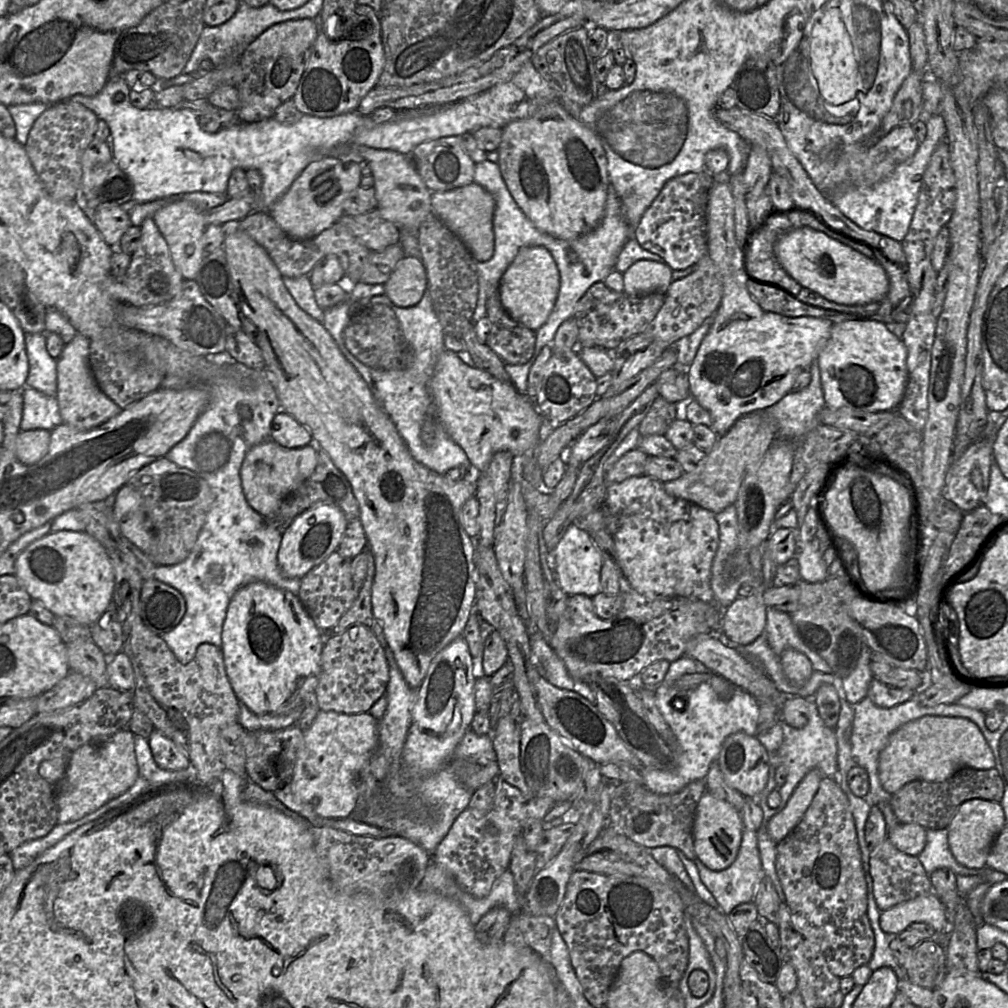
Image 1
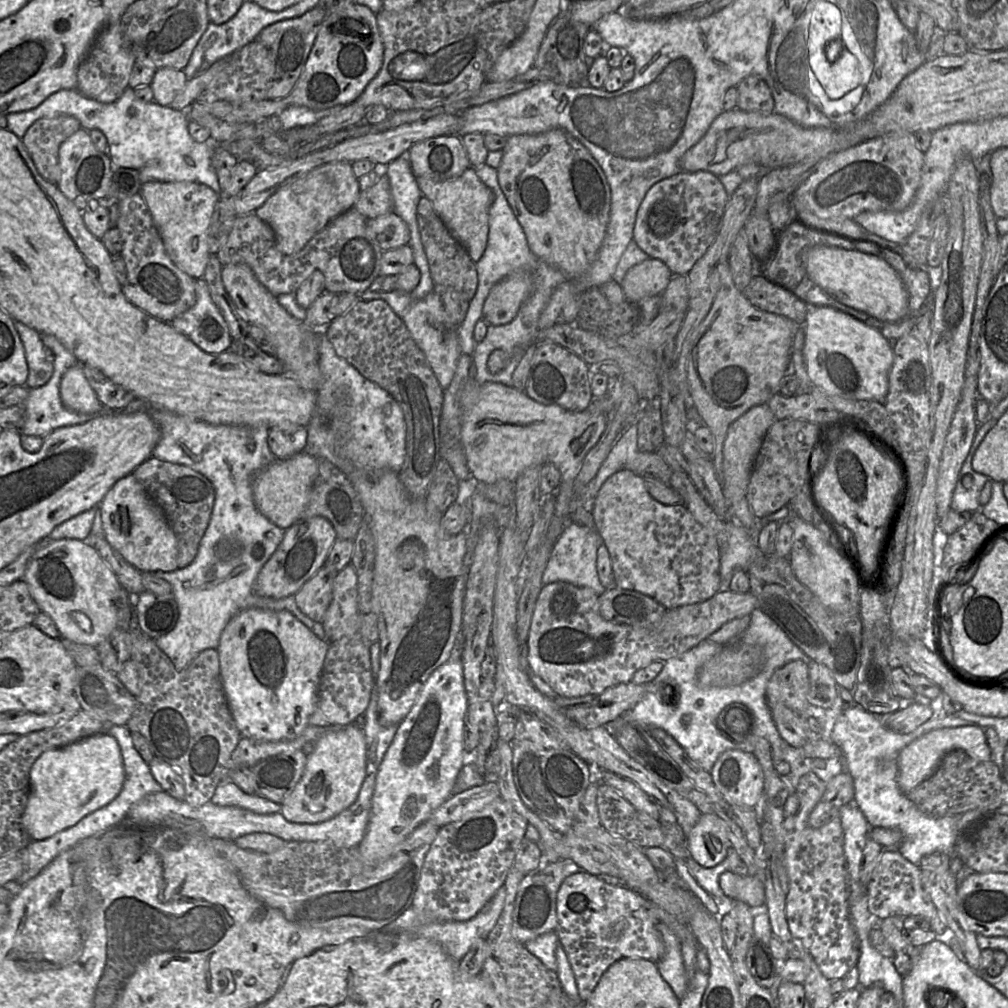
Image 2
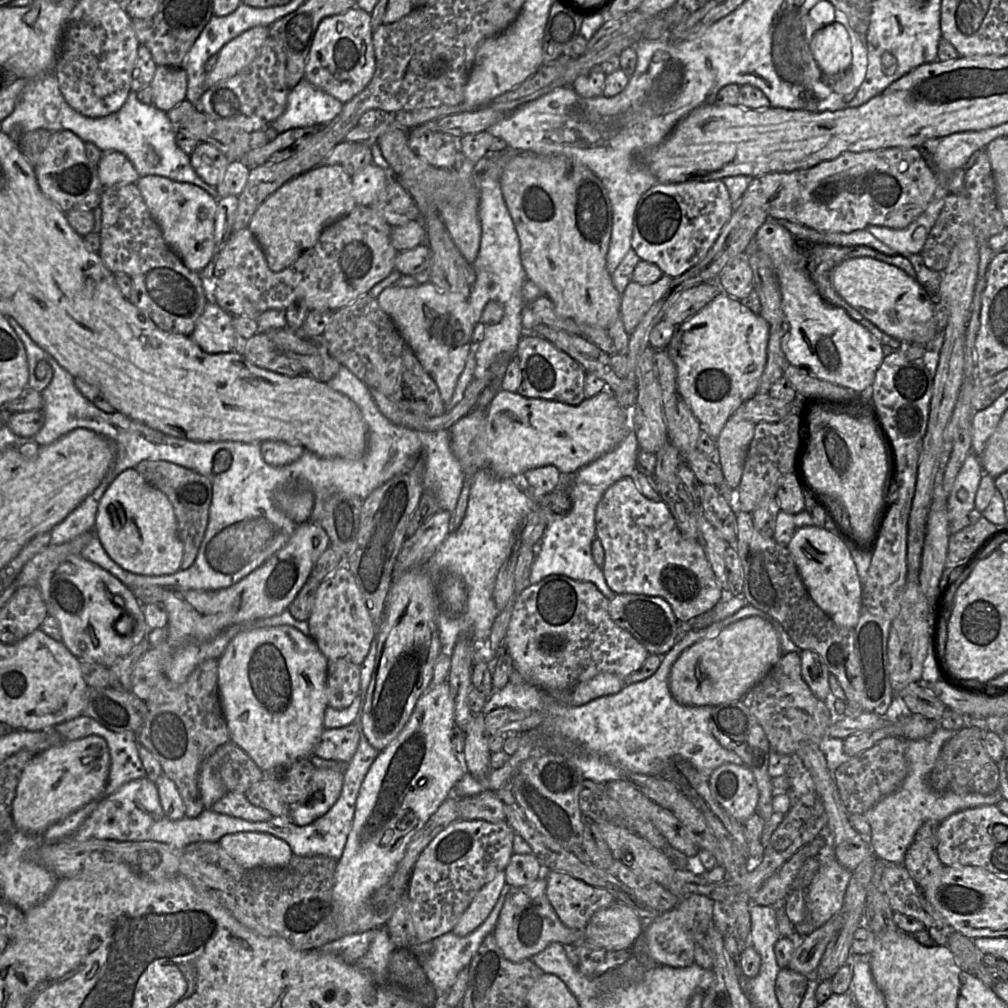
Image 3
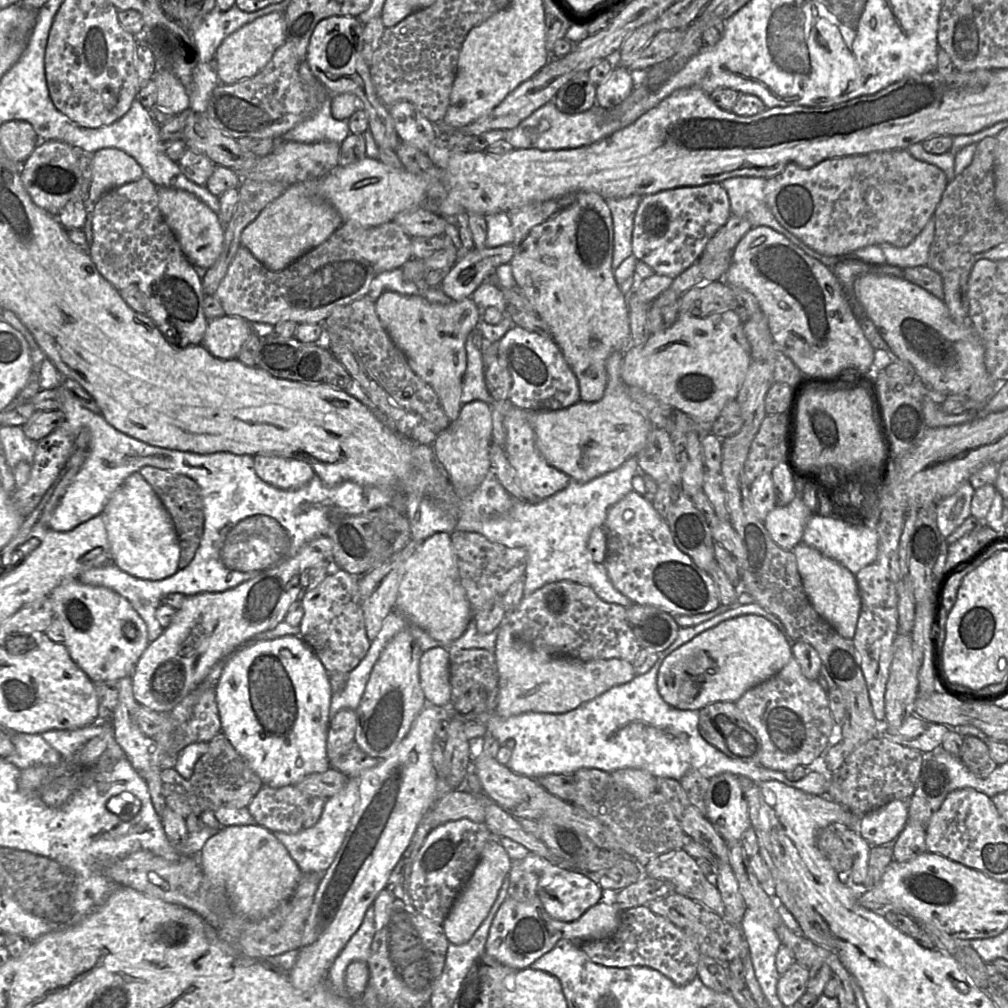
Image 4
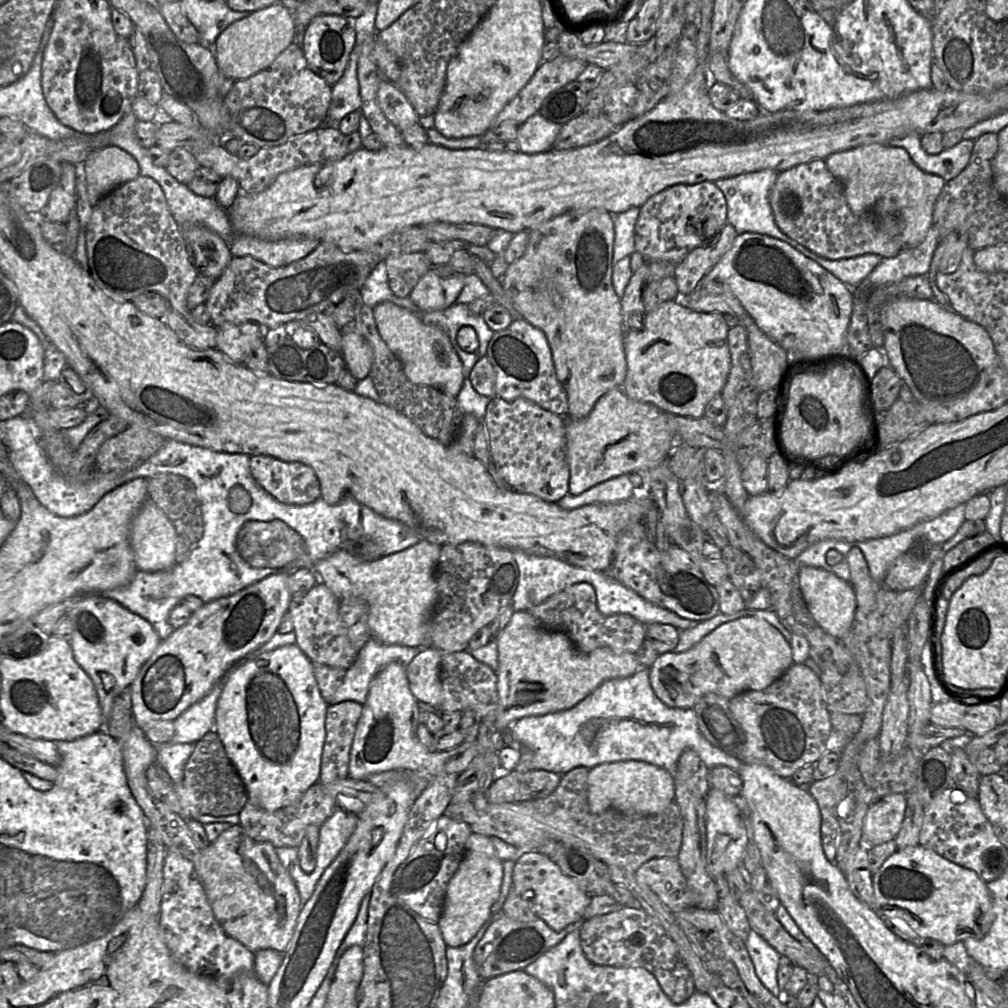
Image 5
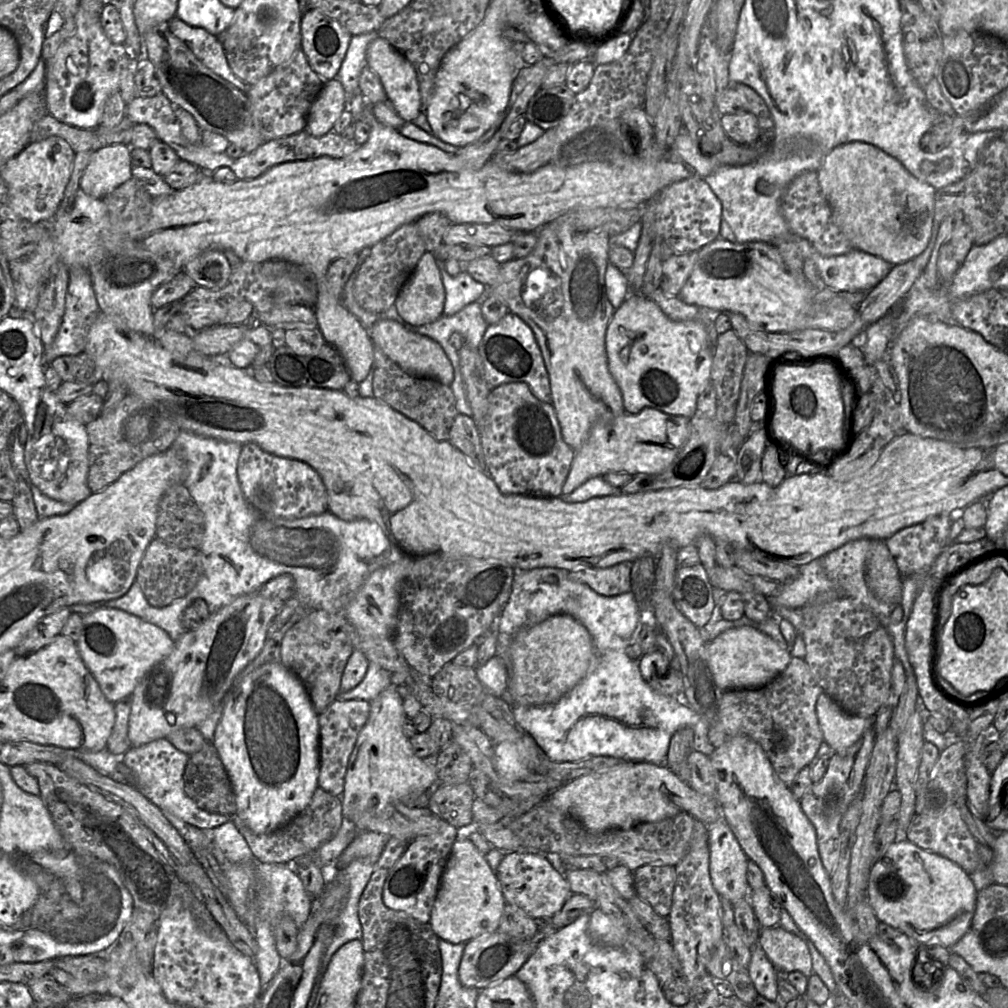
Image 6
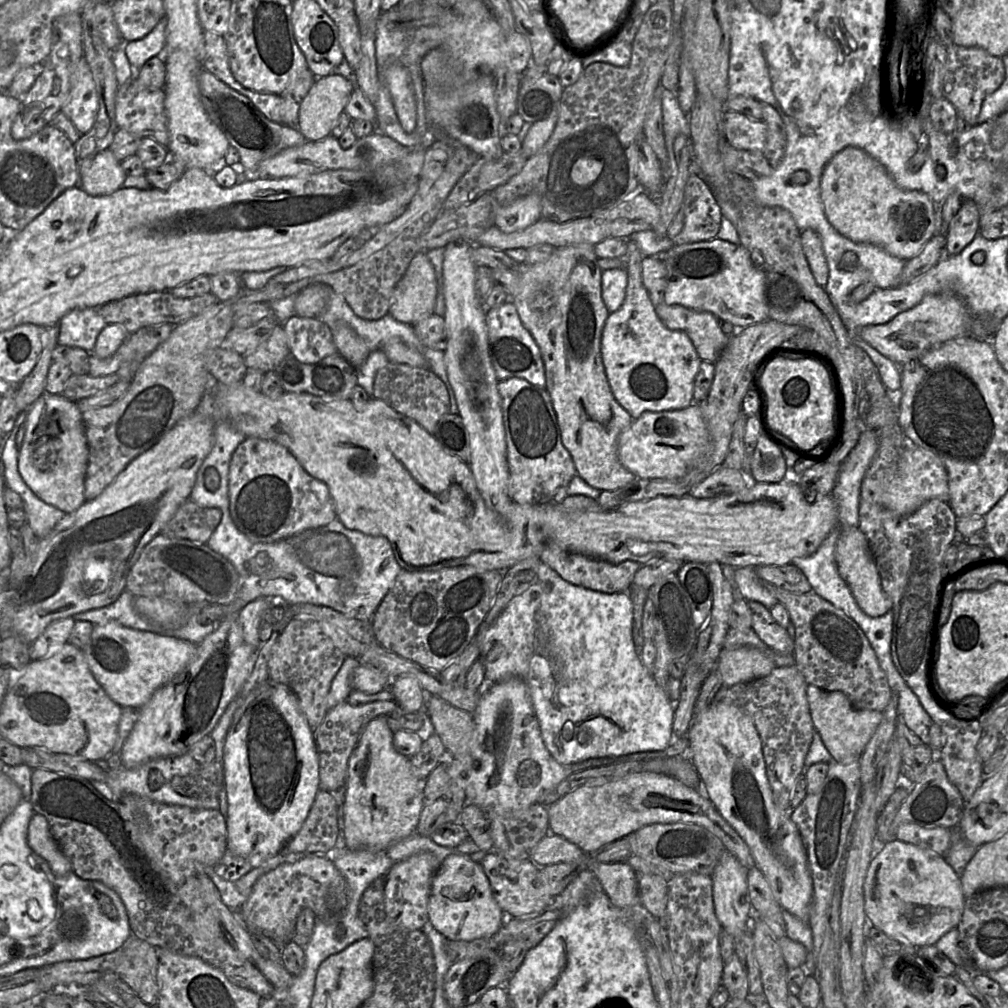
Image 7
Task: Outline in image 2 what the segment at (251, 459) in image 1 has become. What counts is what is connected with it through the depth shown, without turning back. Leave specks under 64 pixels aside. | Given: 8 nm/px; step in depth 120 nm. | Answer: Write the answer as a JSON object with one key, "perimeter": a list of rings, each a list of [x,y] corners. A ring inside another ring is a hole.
{"perimeter":[[[305,451],[274,461],[252,477],[251,487],[256,508],[276,526],[286,530],[303,519],[312,487],[318,476],[319,459]]]}

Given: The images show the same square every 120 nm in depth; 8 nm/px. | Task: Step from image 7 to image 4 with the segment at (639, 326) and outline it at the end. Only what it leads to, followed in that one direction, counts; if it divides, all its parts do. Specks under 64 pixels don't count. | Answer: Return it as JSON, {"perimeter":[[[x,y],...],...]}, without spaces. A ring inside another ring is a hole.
{"perimeter":[[[734,310],[705,317],[678,313],[676,321],[669,328],[651,334],[643,345],[630,345],[625,350],[621,367],[623,382],[627,386],[643,389],[663,403],[691,416],[699,424],[712,425],[724,405],[736,398],[750,364],[751,350],[743,327]]]}

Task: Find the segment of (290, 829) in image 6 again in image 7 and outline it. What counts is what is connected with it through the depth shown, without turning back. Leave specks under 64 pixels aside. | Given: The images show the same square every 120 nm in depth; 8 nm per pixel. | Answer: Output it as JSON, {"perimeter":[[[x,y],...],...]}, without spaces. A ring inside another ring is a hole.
{"perimeter":[[[345,788],[335,791],[319,789],[300,830],[284,846],[281,853],[307,852],[325,854],[335,847],[342,834]]]}

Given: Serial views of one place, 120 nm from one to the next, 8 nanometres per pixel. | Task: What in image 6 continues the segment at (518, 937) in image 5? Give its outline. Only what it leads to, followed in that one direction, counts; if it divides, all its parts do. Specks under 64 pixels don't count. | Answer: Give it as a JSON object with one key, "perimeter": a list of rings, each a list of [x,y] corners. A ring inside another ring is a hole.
{"perimeter":[[[541,921],[539,933],[531,939],[514,938],[498,930],[482,934],[467,942],[458,971],[461,984],[468,988],[482,990],[493,983],[515,976],[535,952],[540,941],[556,930],[558,929],[553,928],[547,921]]]}

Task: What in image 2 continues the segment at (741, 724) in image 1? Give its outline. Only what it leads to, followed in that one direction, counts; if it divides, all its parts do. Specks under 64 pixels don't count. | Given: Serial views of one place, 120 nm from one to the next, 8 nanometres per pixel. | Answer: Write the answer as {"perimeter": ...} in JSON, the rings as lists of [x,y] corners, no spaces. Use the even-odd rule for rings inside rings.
{"perimeter":[[[706,638],[691,649],[666,660],[658,676],[646,684],[644,697],[622,716],[628,722],[647,729],[655,726],[665,730],[684,748],[690,758],[704,770],[711,772],[724,751],[738,749],[738,743],[733,743],[719,731],[717,718],[728,704],[742,703],[752,710],[757,734],[769,742],[773,765],[776,767],[776,764],[785,761],[782,760],[783,749],[789,744],[778,732],[767,704],[766,694],[758,693],[759,684],[749,684],[746,681],[736,686],[704,687],[698,682],[701,667],[721,648],[721,645]],[[672,688],[674,690],[670,691]]]}

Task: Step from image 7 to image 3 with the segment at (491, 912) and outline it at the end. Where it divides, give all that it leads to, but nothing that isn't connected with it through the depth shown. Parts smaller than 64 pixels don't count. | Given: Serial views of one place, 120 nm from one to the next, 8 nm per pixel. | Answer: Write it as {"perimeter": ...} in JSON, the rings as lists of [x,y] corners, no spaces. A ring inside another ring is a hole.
{"perimeter":[[[500,871],[478,891],[451,932],[462,937],[479,927],[493,910],[505,886],[505,871]]]}

